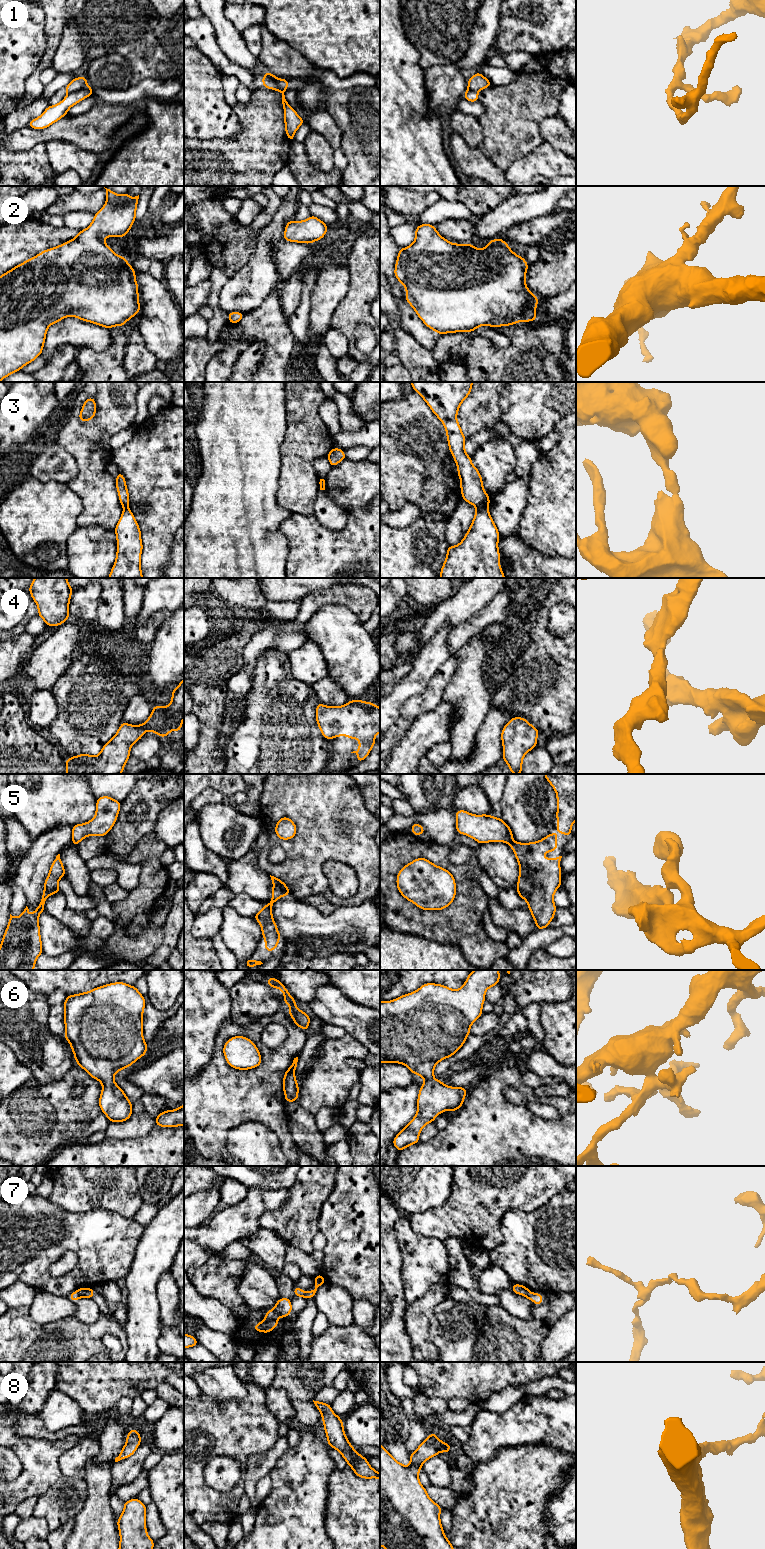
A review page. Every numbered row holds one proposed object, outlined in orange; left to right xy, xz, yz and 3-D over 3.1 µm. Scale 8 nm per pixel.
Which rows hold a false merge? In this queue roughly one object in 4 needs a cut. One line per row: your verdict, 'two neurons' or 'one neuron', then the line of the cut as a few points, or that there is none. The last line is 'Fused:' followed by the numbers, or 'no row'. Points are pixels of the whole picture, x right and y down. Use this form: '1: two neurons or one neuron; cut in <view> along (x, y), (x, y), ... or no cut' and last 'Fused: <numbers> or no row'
1: two neurons; cut in xz along (266, 74), (283, 91)
2: one neuron; no cut
3: two neurons; cut in yz along (487, 507), (477, 510)
4: one neuron; no cut
5: one neuron; no cut
6: one neuron; no cut
7: two neurons; cut in xy along (77, 1291), (81, 1297)
8: one neuron; no cut
Fused: 1, 3, 7

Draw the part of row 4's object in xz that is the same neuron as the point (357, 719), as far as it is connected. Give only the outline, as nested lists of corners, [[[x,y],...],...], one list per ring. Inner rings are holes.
[[[350,700],[343,706],[325,706],[318,702],[316,707],[316,721],[322,735],[331,740],[338,736],[347,736],[359,740],[359,750],[351,753],[357,754],[358,762],[362,762],[375,745],[375,736],[380,733],[380,708],[372,702]]]

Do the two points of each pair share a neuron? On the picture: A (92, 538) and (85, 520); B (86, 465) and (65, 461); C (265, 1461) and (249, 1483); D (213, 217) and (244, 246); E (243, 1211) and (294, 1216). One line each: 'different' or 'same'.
A: different
B: different
C: same
D: same
E: different

